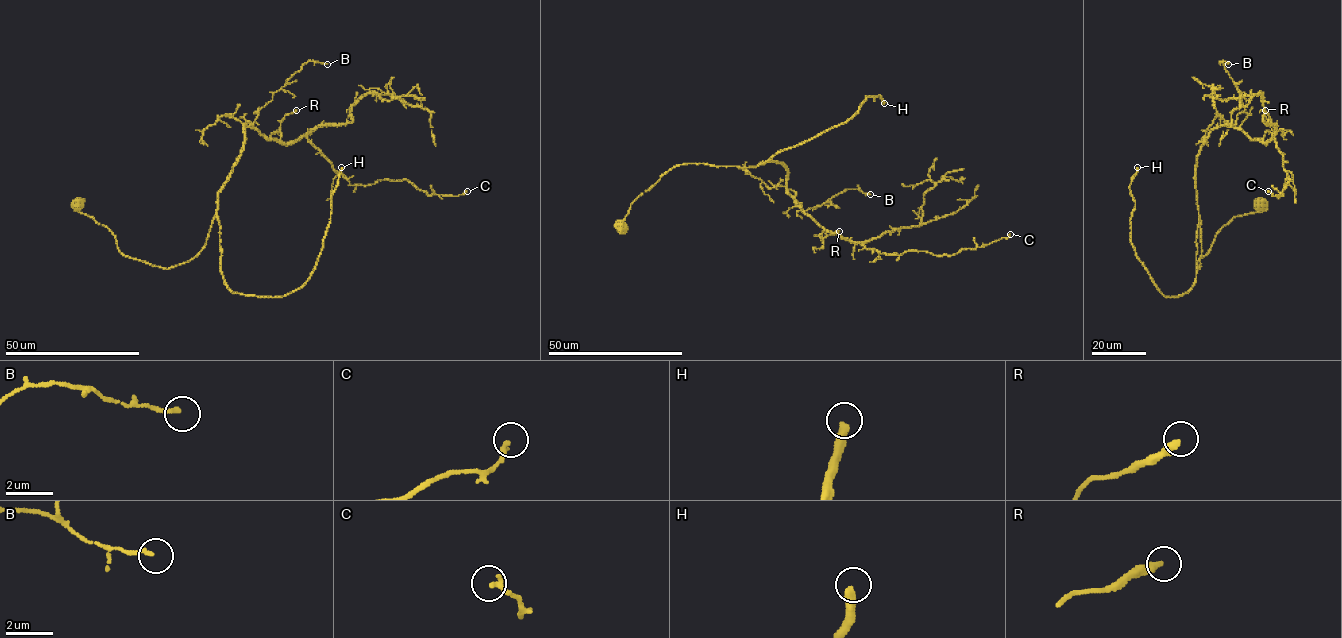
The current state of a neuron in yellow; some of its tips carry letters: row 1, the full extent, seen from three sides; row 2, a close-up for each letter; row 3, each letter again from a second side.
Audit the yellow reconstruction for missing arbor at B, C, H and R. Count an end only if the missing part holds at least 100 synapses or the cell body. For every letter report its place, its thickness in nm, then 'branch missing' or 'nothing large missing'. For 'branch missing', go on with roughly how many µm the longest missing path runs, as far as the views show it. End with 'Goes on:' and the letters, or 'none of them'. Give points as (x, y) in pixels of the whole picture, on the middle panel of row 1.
B: place (870, 194); calibre 150 nm; nothing large missing
C: place (1010, 234); calibre 200 nm; nothing large missing
H: place (884, 103); calibre 360 nm; branch missing; missing 90 µm
R: place (839, 231); calibre 320 nm; nothing large missing
Goes on: H

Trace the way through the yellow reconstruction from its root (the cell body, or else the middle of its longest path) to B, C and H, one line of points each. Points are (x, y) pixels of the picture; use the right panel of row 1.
B: (1262, 203), (1217, 233), (1199, 268), (1197, 156), (1212, 129), (1232, 126), (1244, 110), (1222, 61), (1228, 64)
C: (1262, 203), (1217, 233), (1199, 268), (1195, 164), (1212, 129), (1274, 137), (1289, 181), (1283, 195), (1268, 191)
H: (1262, 203), (1217, 233), (1199, 268), (1199, 217), (1195, 283), (1167, 297), (1131, 242), (1130, 184), (1137, 167)

